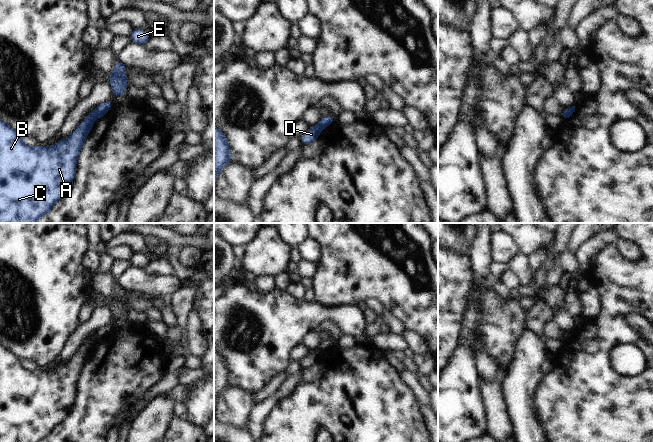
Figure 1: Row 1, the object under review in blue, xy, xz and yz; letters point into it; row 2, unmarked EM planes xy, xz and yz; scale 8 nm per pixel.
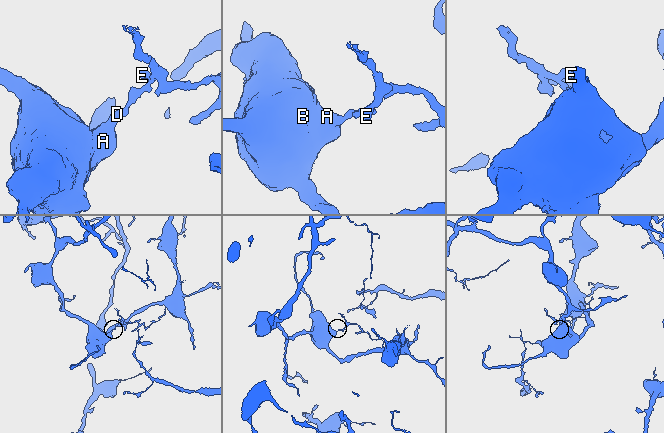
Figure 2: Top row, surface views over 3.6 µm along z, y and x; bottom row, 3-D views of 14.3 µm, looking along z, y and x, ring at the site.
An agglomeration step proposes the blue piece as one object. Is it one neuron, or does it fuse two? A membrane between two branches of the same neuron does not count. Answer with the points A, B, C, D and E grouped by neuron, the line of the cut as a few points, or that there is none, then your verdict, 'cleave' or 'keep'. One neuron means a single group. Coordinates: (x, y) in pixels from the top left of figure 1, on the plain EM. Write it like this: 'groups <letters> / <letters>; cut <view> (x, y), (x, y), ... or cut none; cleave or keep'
groups A B C D / E; cut xy (95, 333), (96, 342); cleave

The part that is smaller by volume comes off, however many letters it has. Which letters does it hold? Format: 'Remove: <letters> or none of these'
Remove: E

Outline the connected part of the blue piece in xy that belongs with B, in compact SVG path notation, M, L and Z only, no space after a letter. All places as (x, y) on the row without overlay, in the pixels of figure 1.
M96 334L91 335L67 363L60 364L50 371L37 369L34 372L26 370L21 360L0 344L0 442L40 442L48 439L54 428L71 412L78 378L93 351L94 344L96 344Z

